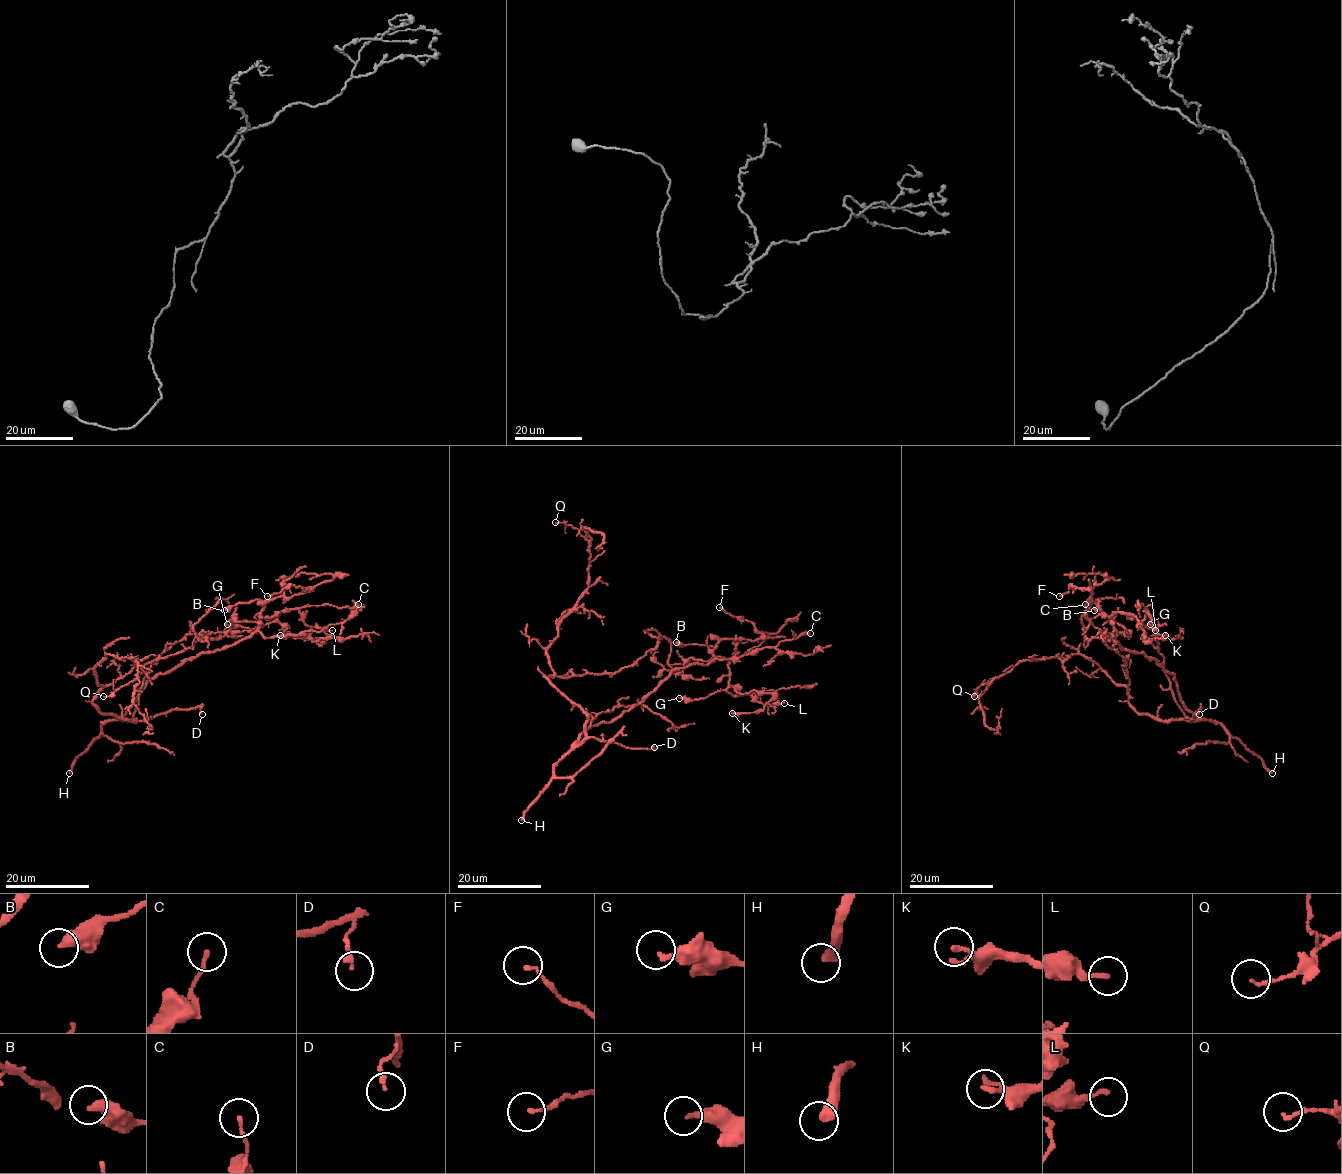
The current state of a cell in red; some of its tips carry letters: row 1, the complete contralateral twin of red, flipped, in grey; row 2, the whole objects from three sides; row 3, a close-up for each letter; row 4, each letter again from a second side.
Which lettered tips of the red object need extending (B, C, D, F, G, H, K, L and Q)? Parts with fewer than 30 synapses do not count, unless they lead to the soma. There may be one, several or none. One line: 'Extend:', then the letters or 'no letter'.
Extend: H

